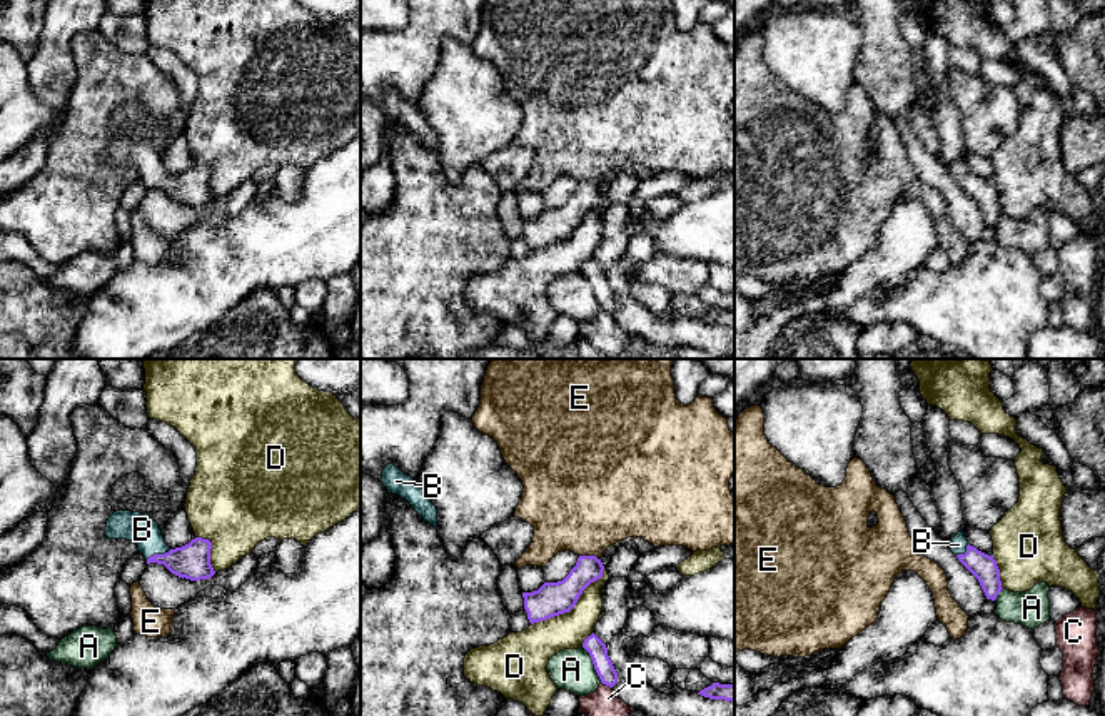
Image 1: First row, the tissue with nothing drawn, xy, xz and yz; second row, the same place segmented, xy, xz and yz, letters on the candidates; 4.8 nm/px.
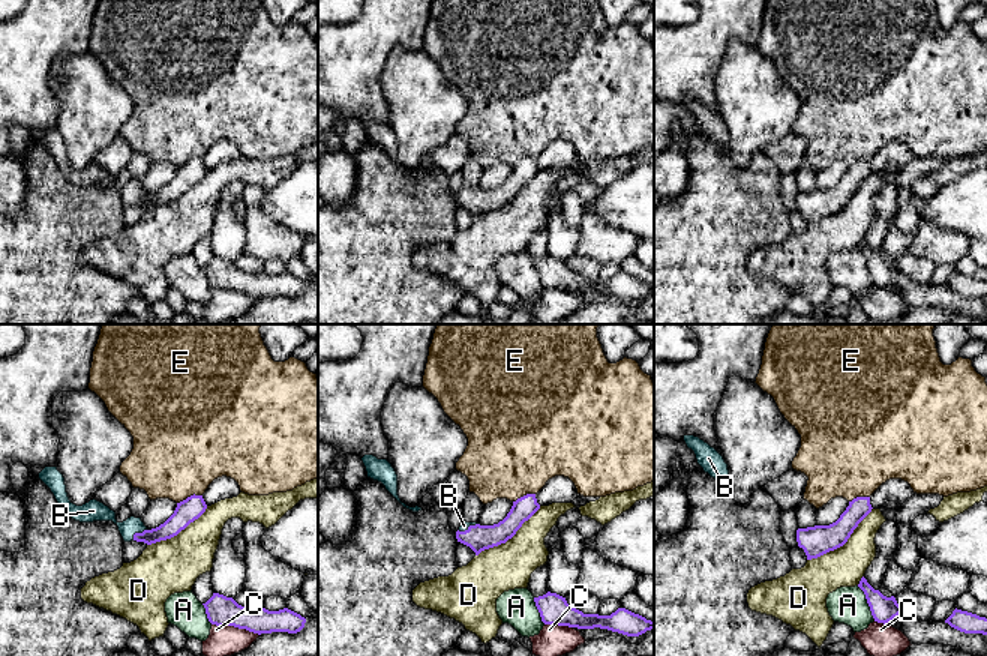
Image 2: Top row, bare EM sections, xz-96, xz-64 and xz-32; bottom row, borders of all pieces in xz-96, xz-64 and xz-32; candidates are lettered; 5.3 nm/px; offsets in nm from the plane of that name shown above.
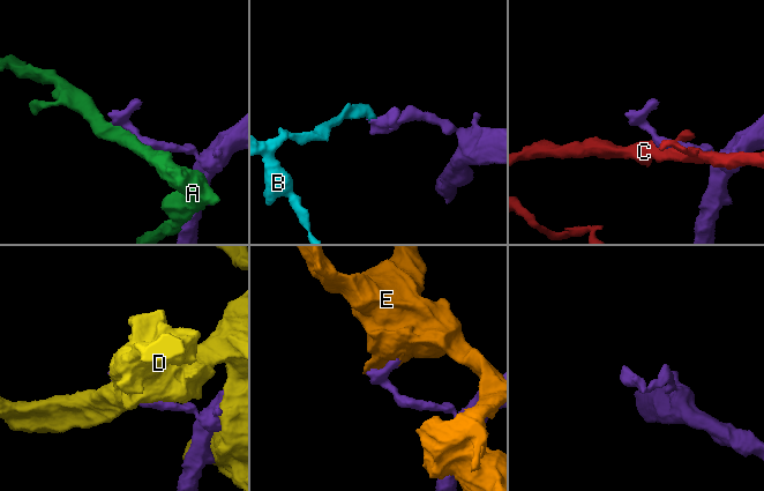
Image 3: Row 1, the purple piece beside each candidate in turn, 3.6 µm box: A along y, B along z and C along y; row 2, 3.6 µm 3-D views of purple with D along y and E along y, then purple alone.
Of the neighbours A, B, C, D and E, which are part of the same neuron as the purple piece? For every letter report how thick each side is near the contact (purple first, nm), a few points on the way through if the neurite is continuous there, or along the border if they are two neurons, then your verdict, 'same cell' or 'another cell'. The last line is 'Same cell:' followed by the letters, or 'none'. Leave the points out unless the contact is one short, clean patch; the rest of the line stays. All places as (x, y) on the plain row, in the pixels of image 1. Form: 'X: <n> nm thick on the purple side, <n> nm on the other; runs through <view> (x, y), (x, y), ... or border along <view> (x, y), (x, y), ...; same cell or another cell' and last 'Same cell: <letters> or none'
A: 90 nm thick on the purple side, 200 nm on the other; another cell
B: 180 nm thick on the purple side, 150 nm on the other; runs through xy (192, 187), (177, 187), (159, 181), (142, 156); same cell
C: 90 nm thick on the purple side, 160 nm on the other; border along xz (601, 307), (611, 314); another cell
D: 160 nm thick on the purple side, 180 nm on the other; another cell
E: 150 nm thick on the purple side, 480 nm on the other; another cell
Same cell: B

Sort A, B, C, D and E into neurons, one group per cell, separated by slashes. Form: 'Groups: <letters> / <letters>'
Groups: A / B / C / D / E

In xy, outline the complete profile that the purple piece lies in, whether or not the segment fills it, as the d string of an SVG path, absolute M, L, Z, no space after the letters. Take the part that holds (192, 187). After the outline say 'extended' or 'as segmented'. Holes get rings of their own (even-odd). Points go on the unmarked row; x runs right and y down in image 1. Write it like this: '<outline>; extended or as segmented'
M117 137L107 147L105 162L134 167L147 190L164 190L182 205L200 207L215 200L210 190L212 169L209 165L195 164L182 174L170 175L162 155L149 140Z; extended

